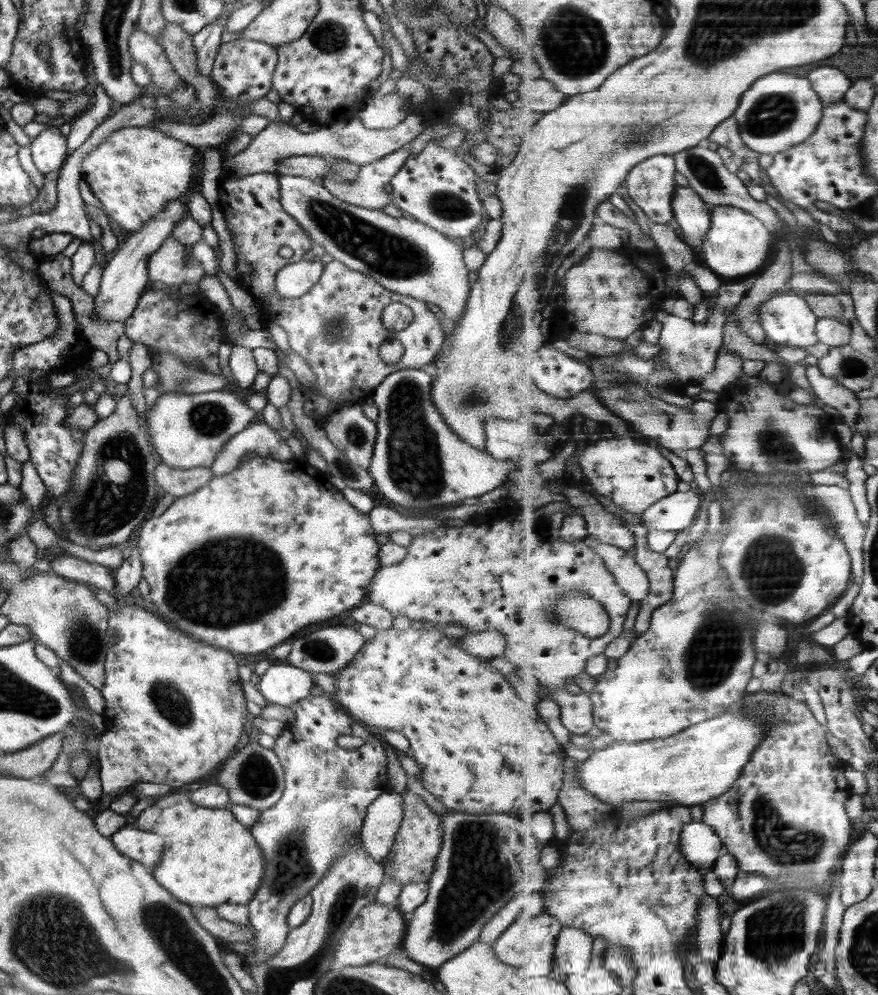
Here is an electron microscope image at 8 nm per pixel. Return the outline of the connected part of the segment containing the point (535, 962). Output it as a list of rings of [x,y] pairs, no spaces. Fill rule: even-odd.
[[[548,912],[538,916],[518,915],[500,938],[492,944],[494,952],[500,961],[518,968],[521,972],[534,972],[535,975],[550,977],[555,968],[556,946],[565,927],[566,925],[559,917]]]

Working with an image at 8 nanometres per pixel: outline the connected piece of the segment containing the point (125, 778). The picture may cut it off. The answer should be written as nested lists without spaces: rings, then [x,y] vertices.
[[[123,602],[116,612],[109,614],[108,625],[111,632],[116,633],[116,640],[111,642],[109,652],[105,660],[105,686],[100,690],[105,700],[105,707],[101,715],[104,720],[105,729],[100,734],[97,742],[97,756],[99,759],[100,780],[104,794],[118,797],[123,795],[128,789],[140,782],[168,784],[171,787],[180,787],[183,784],[195,782],[198,778],[206,776],[217,766],[231,756],[230,752],[238,744],[242,731],[244,731],[244,715],[248,715],[246,708],[246,698],[244,697],[243,684],[238,676],[238,664],[234,656],[226,649],[216,648],[204,642],[198,642],[196,638],[186,636],[183,630],[178,630],[163,618],[151,612],[146,612],[144,608],[138,606],[128,606]]]

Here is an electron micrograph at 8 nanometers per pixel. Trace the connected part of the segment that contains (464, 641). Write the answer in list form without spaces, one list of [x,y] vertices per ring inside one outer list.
[[[496,630],[469,633],[460,638],[460,645],[465,651],[476,657],[492,660],[501,657],[506,648],[504,633]]]

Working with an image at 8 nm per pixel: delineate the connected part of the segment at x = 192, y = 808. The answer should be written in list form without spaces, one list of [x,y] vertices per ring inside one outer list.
[[[174,793],[160,796],[139,815],[135,828],[162,834],[166,840],[154,878],[176,900],[203,907],[224,903],[247,905],[252,900],[264,880],[264,853],[249,828],[238,822],[228,807],[204,808],[190,801],[188,794]]]

